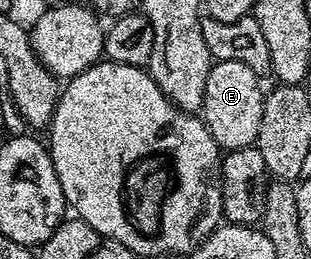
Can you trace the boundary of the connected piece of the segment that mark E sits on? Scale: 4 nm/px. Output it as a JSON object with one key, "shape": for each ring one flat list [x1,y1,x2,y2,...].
{"shape":[[217,60,212,63,209,78,205,82,205,98,201,109,201,119,206,124,209,134,213,134,213,138,219,143,220,149,232,152,238,148,252,147,258,141,265,95,265,88,259,84,262,84,261,78,256,72,249,70,249,66,245,66,245,62]]}

